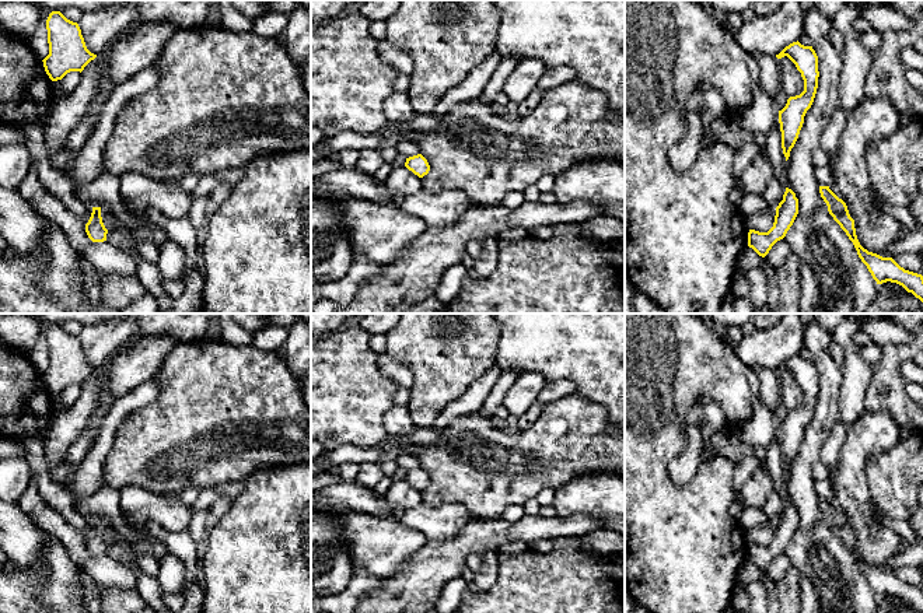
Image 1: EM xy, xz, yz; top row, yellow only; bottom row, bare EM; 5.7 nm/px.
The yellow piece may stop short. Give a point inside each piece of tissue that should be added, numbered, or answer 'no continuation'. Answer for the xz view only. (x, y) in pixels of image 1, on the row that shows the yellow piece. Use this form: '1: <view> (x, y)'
no continuation

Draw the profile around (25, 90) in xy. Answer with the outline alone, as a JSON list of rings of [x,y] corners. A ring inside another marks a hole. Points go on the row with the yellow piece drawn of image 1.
[[[0,27],[0,123],[43,122],[56,95],[28,41]]]

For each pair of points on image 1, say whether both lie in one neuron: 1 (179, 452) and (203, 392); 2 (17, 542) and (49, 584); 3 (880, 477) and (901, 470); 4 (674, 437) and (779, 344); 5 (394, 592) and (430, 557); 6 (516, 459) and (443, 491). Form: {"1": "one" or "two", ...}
{"1": "one", "2": "one", "3": "one", "4": "two", "5": "one", "6": "one"}

